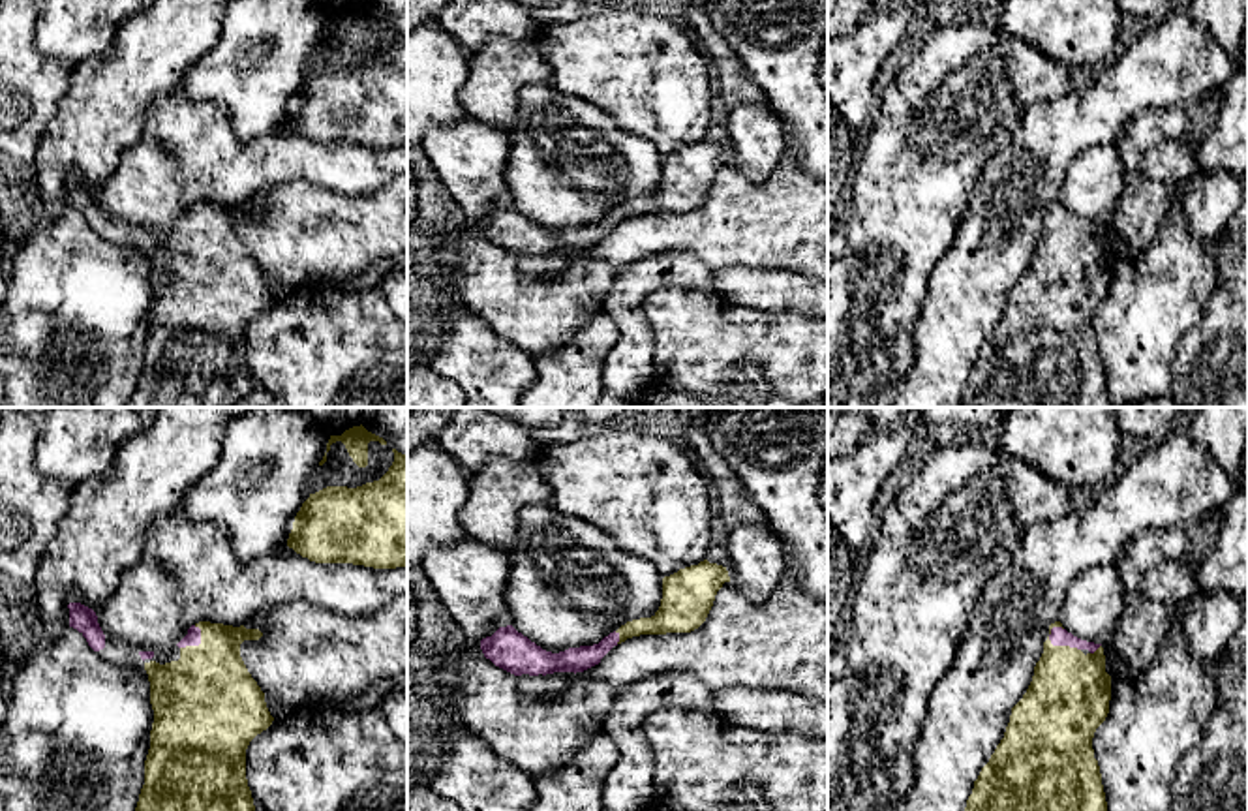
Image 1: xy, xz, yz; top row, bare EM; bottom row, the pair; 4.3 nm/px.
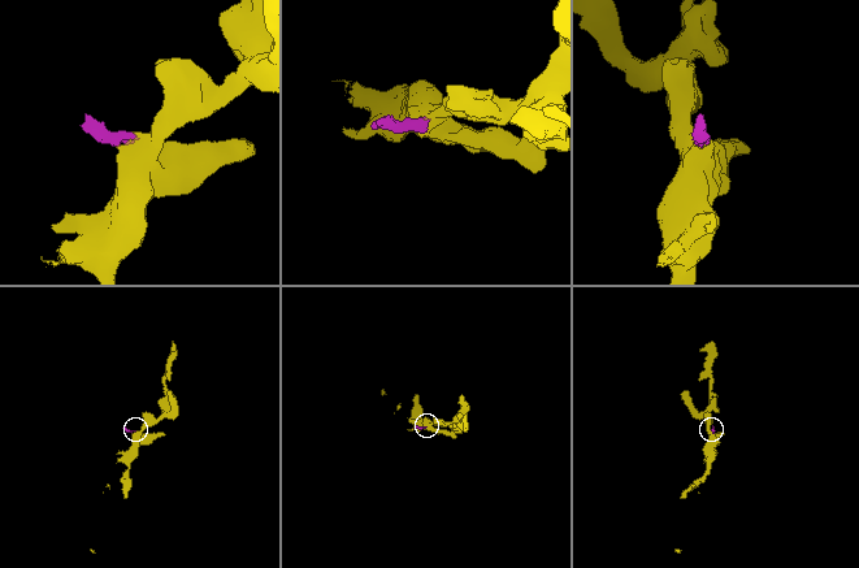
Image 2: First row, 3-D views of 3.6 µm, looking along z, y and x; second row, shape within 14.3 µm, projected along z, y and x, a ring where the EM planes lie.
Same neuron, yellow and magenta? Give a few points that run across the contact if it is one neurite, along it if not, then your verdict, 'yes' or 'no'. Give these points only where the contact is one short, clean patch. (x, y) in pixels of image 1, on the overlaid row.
line yz (1068, 697), (1059, 646), (1059, 637); yes

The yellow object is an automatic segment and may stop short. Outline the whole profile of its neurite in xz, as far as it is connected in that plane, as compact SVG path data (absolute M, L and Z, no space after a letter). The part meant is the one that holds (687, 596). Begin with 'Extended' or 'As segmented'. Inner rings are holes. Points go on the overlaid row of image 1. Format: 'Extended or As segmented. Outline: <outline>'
Extended. Outline: M708 559L679 569L662 578L662 599L651 618L627 621L599 644L569 648L552 653L518 633L512 625L499 627L492 636L480 640L480 650L495 666L514 674L546 676L554 672L584 672L617 644L640 635L691 633L698 629L715 601L717 591L730 582L723 565Z

